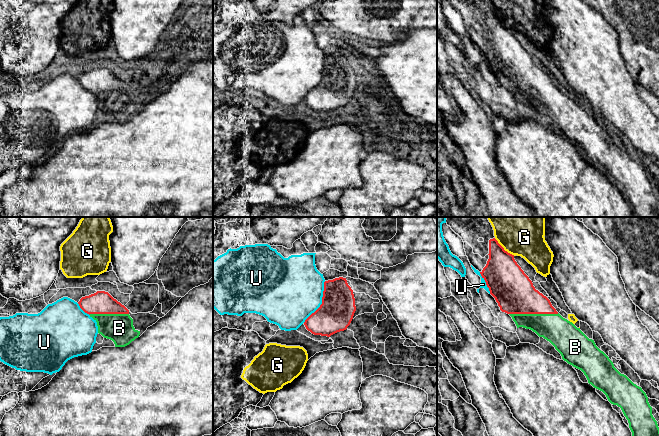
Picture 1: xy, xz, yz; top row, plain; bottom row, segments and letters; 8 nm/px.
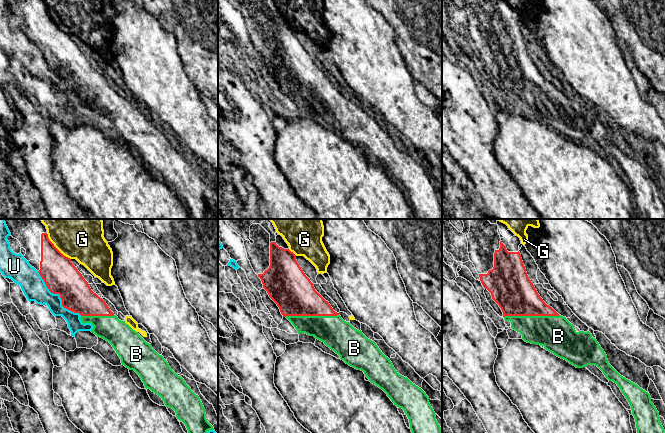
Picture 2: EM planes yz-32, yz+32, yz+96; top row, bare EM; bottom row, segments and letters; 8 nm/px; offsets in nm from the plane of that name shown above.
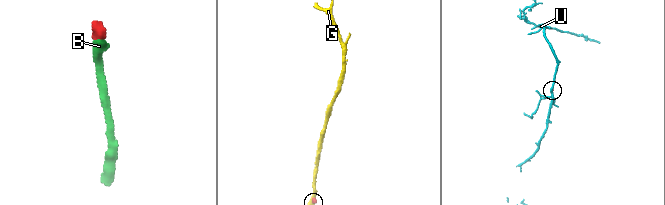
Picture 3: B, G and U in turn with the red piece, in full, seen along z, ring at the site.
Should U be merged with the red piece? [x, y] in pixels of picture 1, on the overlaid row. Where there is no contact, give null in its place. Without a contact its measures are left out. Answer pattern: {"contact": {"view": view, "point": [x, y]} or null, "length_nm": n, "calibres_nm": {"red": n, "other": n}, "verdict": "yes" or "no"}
{"contact": {"view": "xz", "point": [322, 302]}, "length_nm": 380, "calibres_nm": {"red": 280, "other": 460}, "verdict": "no"}

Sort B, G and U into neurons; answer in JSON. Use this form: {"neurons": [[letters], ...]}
{"neurons": [["B"], ["G"], ["U"]]}

